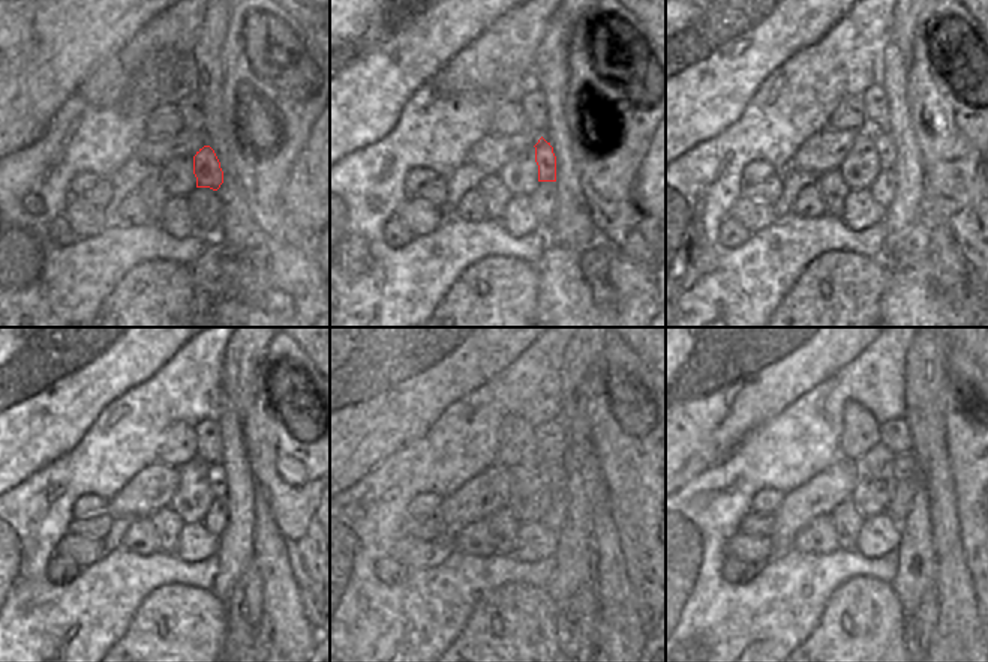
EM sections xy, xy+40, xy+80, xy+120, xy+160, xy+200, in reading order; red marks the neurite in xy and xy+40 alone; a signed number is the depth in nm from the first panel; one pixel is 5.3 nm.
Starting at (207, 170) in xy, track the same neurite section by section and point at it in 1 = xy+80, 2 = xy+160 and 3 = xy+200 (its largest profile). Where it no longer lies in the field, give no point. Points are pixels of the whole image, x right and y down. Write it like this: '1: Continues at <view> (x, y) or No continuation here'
1: Continues at xy+80 (883, 143)
2: Continues at xy+160 (555, 472)
3: Continues at xy+200 (906, 467).

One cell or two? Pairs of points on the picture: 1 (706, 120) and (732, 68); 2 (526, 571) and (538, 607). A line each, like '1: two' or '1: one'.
1: one
2: two

